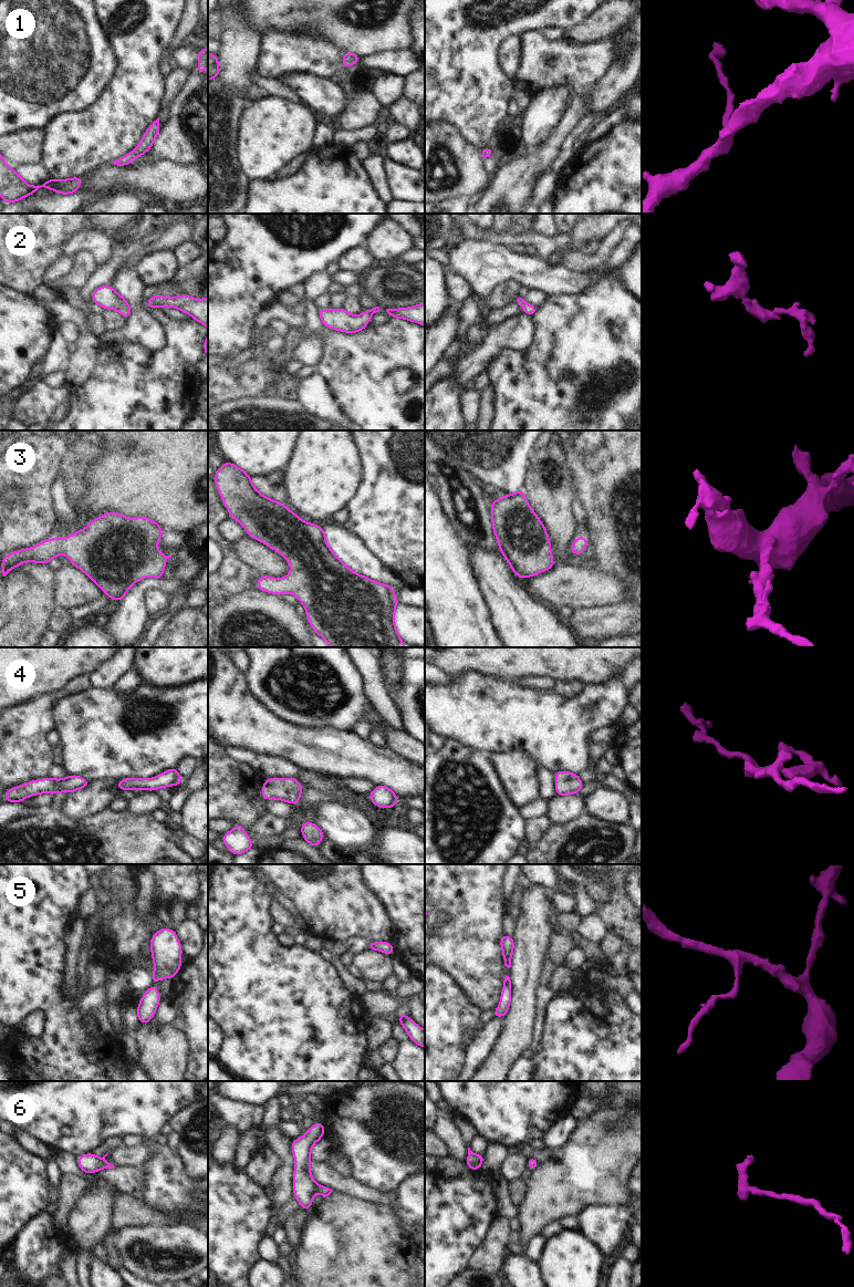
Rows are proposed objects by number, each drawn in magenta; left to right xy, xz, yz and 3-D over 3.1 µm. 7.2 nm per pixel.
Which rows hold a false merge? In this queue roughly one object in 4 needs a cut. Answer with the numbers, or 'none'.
none

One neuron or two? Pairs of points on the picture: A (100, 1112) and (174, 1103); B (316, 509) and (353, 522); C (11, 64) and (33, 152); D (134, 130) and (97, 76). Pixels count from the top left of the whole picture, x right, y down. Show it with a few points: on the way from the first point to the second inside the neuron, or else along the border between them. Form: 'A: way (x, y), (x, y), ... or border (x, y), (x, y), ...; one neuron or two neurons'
A: way (118, 1103), (155, 1103); one neuron
B: border (361, 485), (357, 495), (346, 507); two neurons
C: border (44, 130), (22, 130), (11, 134); two neurons
D: border (118, 65), (111, 84), (90, 109); two neurons

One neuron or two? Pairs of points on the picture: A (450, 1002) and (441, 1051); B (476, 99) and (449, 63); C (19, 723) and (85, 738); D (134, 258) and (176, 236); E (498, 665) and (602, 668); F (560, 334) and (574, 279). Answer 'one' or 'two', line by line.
A: one
B: one
C: two
D: one
E: one
F: two

